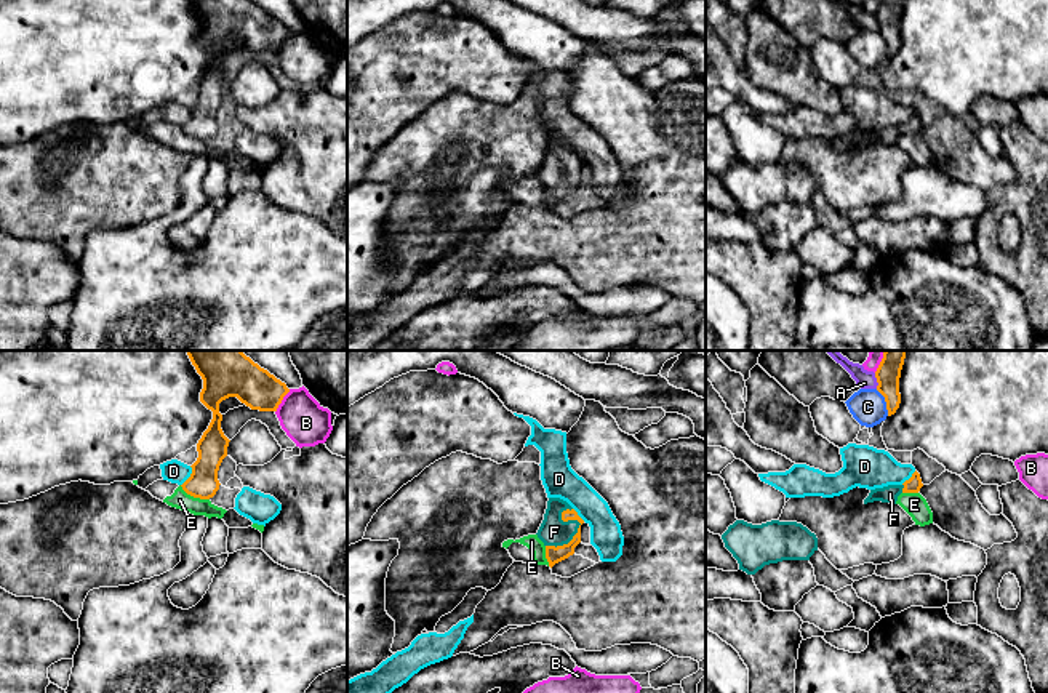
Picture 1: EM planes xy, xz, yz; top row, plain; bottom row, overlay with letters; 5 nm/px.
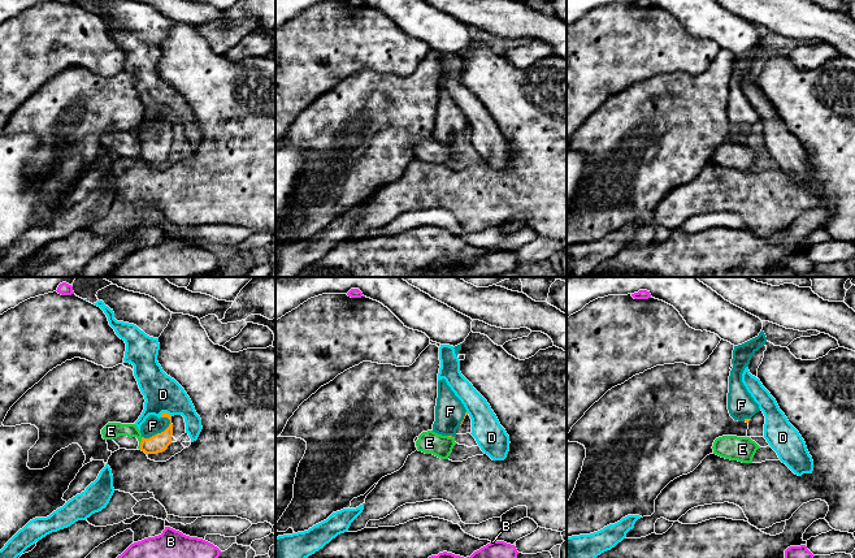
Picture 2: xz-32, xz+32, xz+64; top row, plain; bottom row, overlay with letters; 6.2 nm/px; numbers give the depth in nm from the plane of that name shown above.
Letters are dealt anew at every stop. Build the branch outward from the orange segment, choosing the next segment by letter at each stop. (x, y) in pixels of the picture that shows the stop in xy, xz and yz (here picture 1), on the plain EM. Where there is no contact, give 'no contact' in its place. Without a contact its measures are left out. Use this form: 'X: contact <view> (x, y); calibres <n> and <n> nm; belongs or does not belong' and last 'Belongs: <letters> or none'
A: contact yz (877, 23); calibres 120 and 100 nm; does not belong
B: contact xy (282, 40); calibres 200 and 220 nm; does not belong
C: contact yz (885, 42); calibres 120 and 180 nm; does not belong
D: contact xy (191, 117); calibres 150 and 120 nm; does not belong
E: contact xy (194, 138); calibres 150 and 90 nm; does not belong
F: contact xz (580, 168); calibres 80 and 140 nm; belongs
Belongs: F

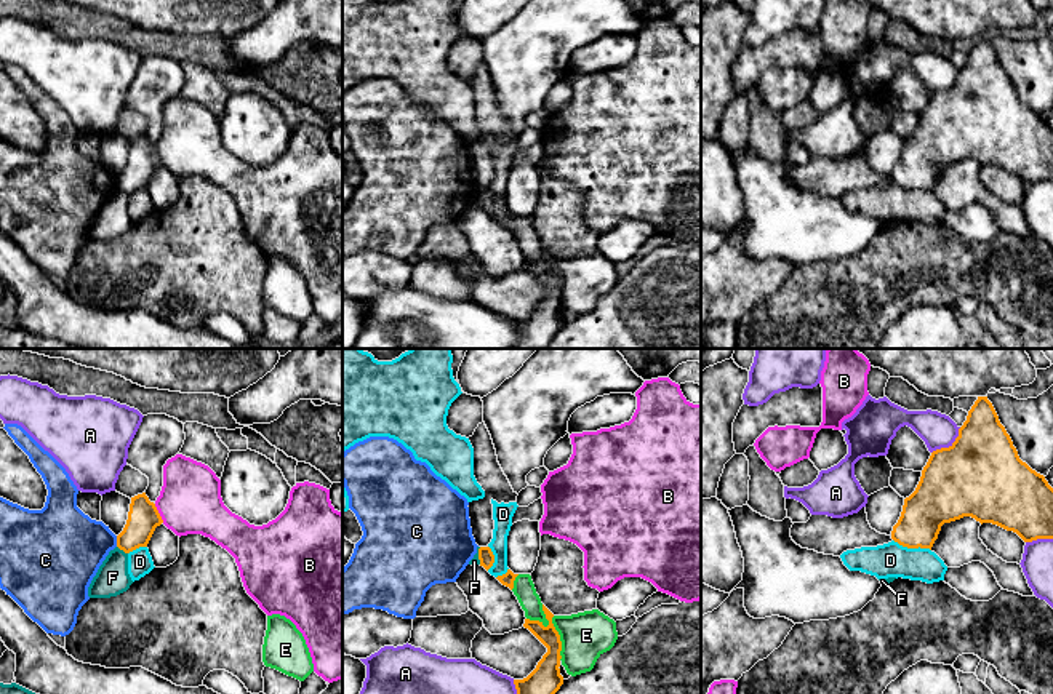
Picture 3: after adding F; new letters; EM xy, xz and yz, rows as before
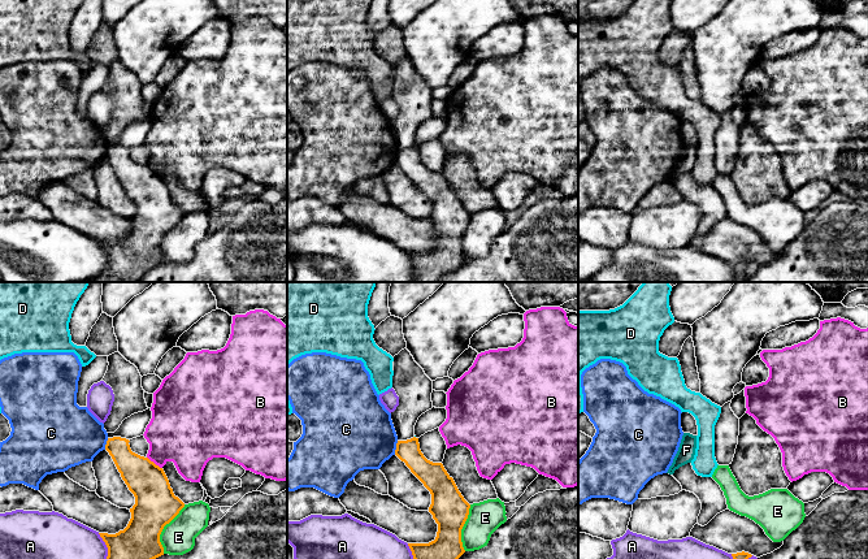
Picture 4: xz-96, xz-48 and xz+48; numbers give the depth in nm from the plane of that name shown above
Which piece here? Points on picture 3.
A: contact yz (949, 88); calibres 420 and 180 nm; does not belong
B: contact xy (159, 155); calibres 160 and 320 nm; does not belong
C: contact xy (117, 183); calibres 160 and 360 nm; does not belong
D: contact yz (912, 189); calibres 240 and 180 nm; does not belong
E: contact xz (557, 274); calibres 160 and 240 nm; does not belong
F: contact xy (122, 191); calibres 160 and 170 nm; does not belong
Belongs: none

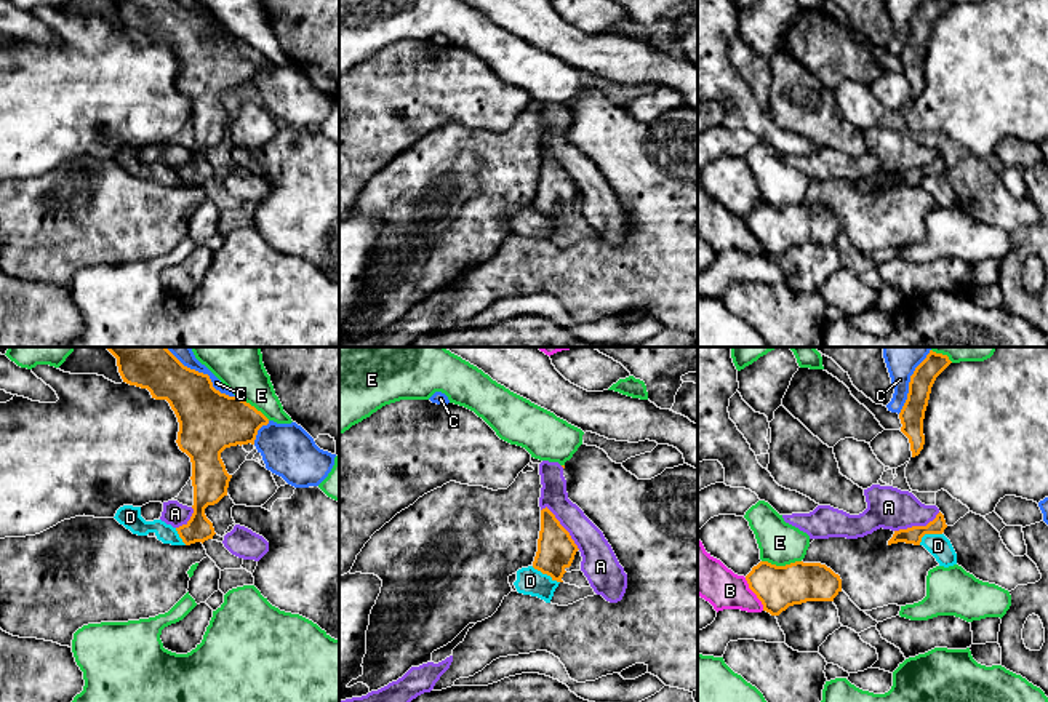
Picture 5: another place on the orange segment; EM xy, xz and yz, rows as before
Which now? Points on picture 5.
A: contact xz (562, 168); calibres 190 and 170 nm; does not belong
B: contact yz (754, 234); calibres 220 and 200 nm; does not belong
C: contact xy (208, 18); calibres 300 and 60 nm; does not belong
D: contact xz (546, 215); calibres 190 and 140 nm; does not belong
E: contact yz (781, 208); calibres 220 and 220 nm; does not belong
Belongs: none

